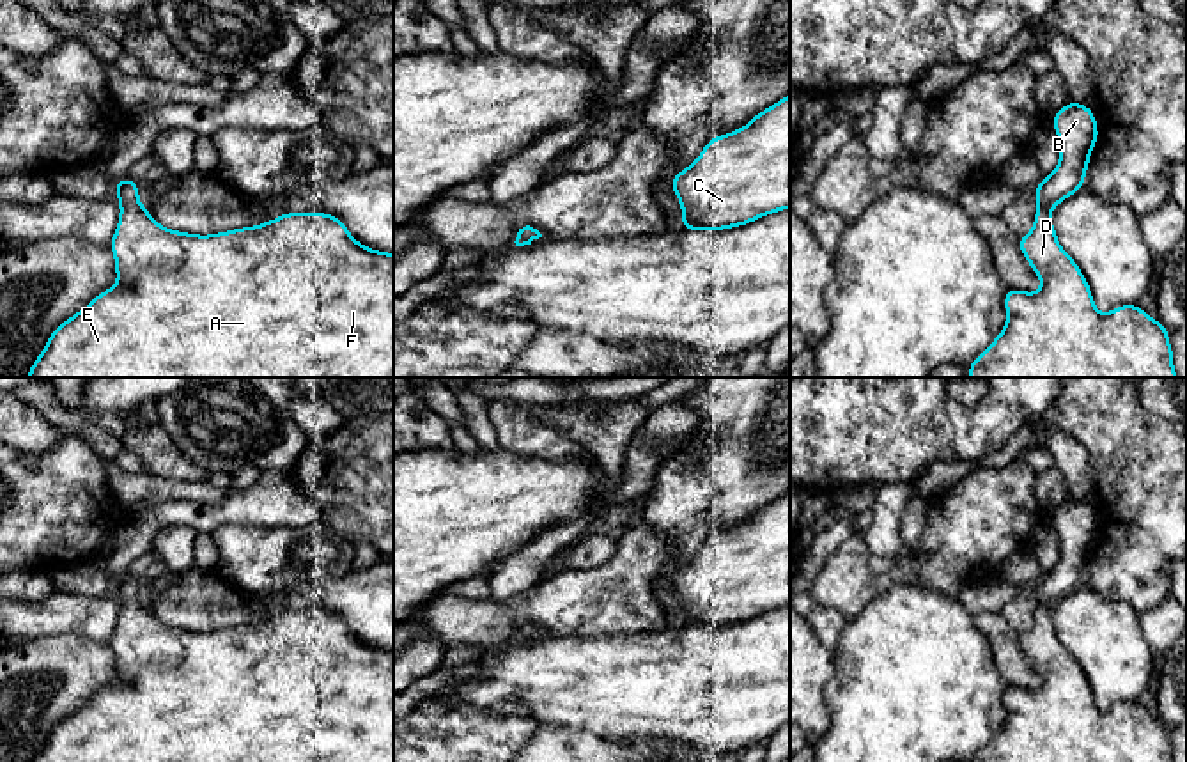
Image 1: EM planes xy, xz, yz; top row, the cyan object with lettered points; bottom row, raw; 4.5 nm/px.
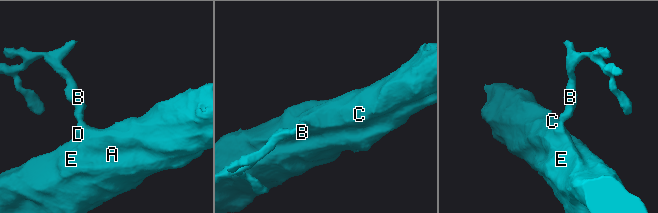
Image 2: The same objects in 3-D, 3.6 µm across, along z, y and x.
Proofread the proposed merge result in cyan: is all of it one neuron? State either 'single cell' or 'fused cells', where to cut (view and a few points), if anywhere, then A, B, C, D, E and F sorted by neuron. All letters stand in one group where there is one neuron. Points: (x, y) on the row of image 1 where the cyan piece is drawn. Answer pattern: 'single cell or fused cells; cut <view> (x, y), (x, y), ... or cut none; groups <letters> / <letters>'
single cell; cut none; groups A B C D E F

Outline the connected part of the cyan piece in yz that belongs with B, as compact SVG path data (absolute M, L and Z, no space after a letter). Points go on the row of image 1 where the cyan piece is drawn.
M1070 99L1051 117L1051 122L1059 140L1059 163L1035 190L1038 207L1031 232L1019 236L1020 252L1040 276L1042 289L1033 294L1006 289L1006 324L994 342L967 367L969 377L1178 377L1173 369L1173 349L1166 326L1160 321L1153 321L1139 305L1120 305L1102 315L1095 307L1091 289L1081 268L1058 241L1051 209L1084 186L1090 154L1098 140L1098 128L1091 108Z

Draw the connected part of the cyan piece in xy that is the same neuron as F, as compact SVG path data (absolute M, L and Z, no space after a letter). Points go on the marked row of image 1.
M129 177L115 183L120 216L108 246L119 284L53 330L27 377L393 377L393 253L358 243L338 216L312 211L209 236L170 230L138 202L138 191L140 184Z

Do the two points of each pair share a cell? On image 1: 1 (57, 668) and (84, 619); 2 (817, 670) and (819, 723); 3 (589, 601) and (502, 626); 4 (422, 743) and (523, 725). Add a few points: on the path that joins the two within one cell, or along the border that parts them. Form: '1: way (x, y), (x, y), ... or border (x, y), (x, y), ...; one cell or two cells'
1: border (34, 638), (78, 633), (107, 642); two cells
2: way (814, 683), (814, 711); one cell
3: way (567, 603), (523, 608); one cell
4: way (447, 743), (486, 743), (498, 736); one cell

